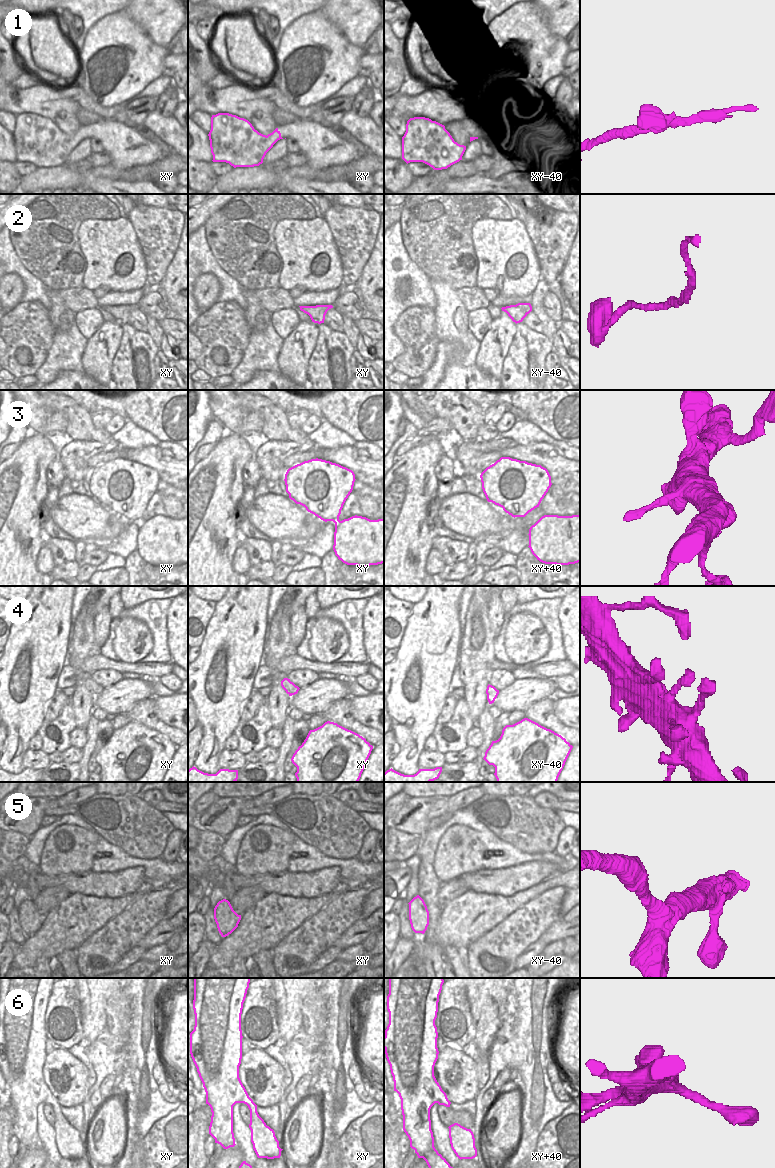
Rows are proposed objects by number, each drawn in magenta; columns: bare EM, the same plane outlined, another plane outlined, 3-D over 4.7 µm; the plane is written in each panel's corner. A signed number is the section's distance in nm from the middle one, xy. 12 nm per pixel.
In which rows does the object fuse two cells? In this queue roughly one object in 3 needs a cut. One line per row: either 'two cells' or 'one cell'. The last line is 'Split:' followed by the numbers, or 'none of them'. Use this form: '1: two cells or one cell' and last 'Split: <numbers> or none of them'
1: two cells
2: one cell
3: one cell
4: one cell
5: one cell
6: two cells
Split: 1, 6

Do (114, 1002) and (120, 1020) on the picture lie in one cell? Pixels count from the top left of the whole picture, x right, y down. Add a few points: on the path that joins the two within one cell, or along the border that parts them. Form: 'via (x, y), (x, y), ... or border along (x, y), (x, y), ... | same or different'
via (114, 1006), (118, 1016) | same

